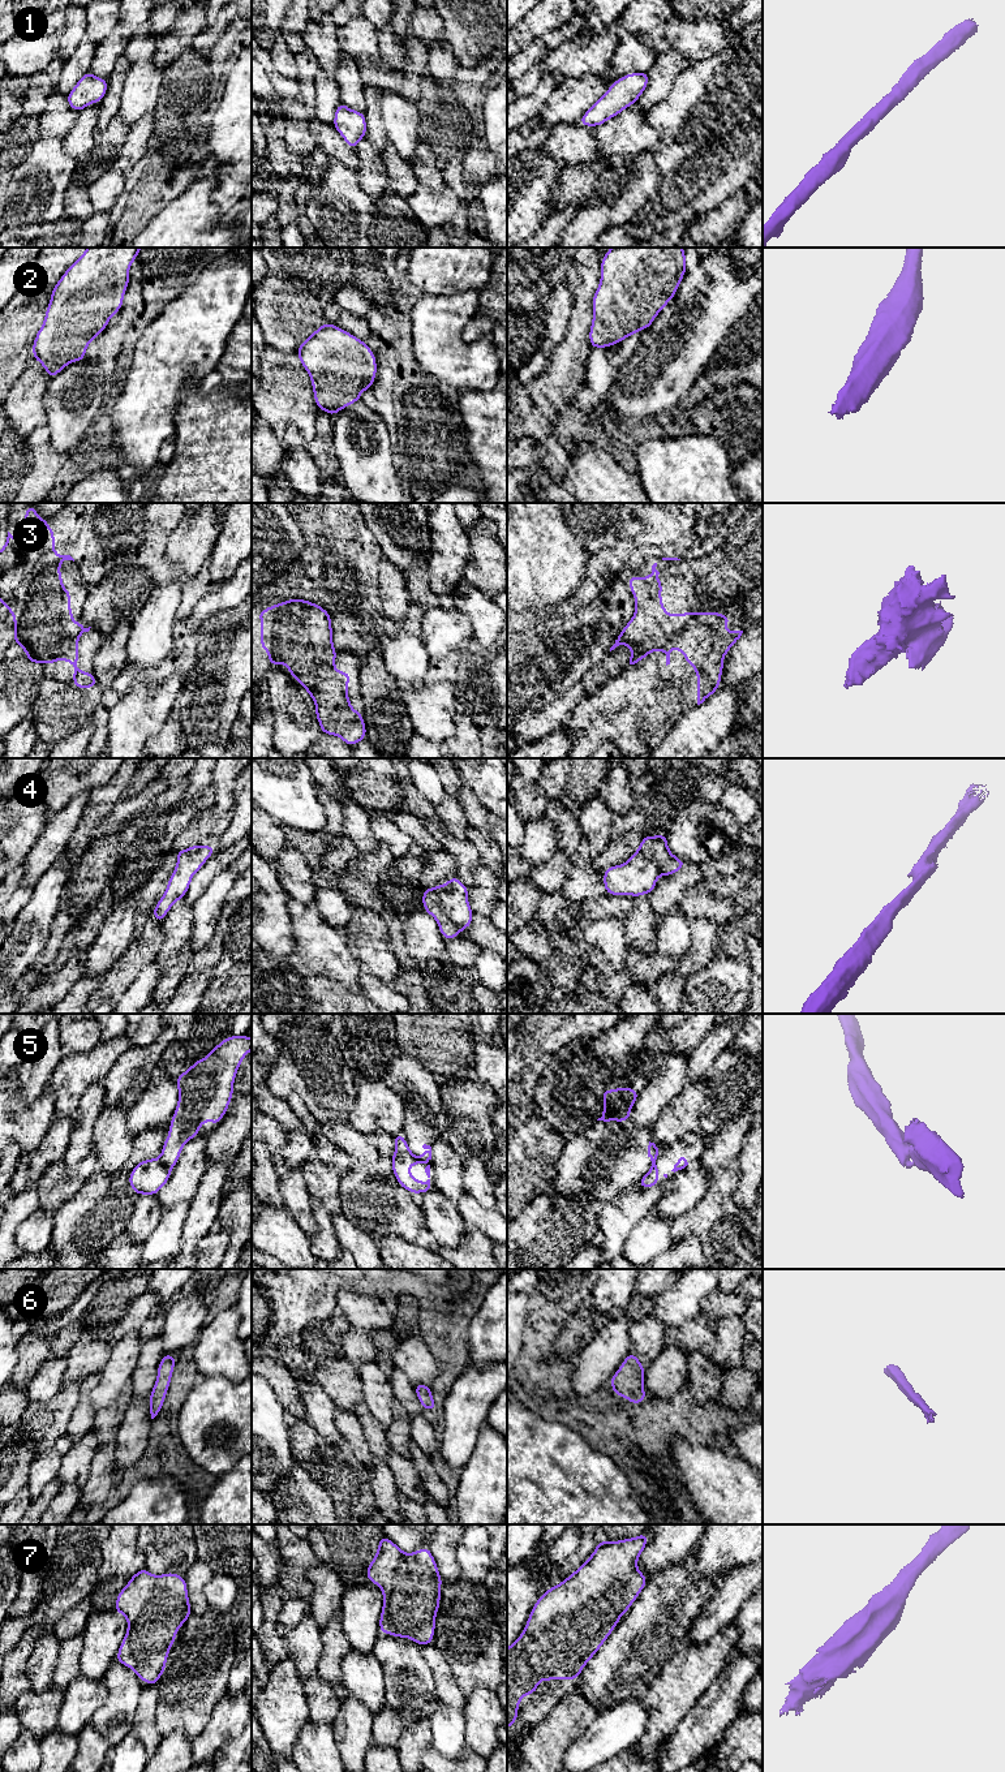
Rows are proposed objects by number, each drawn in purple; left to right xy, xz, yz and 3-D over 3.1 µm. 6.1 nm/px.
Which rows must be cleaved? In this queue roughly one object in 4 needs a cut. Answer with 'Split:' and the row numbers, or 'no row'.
Split: 3, 5

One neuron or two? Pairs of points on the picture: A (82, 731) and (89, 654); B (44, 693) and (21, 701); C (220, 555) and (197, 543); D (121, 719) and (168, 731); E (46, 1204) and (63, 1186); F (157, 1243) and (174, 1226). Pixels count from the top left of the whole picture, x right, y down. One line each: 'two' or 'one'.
A: two
B: two
C: two
D: two
E: one
F: one

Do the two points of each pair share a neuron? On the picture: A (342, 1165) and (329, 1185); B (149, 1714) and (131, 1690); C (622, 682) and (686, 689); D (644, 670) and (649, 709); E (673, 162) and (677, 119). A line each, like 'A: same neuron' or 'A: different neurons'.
A: same neuron
B: different neurons
C: same neuron
D: same neuron
E: same neuron

